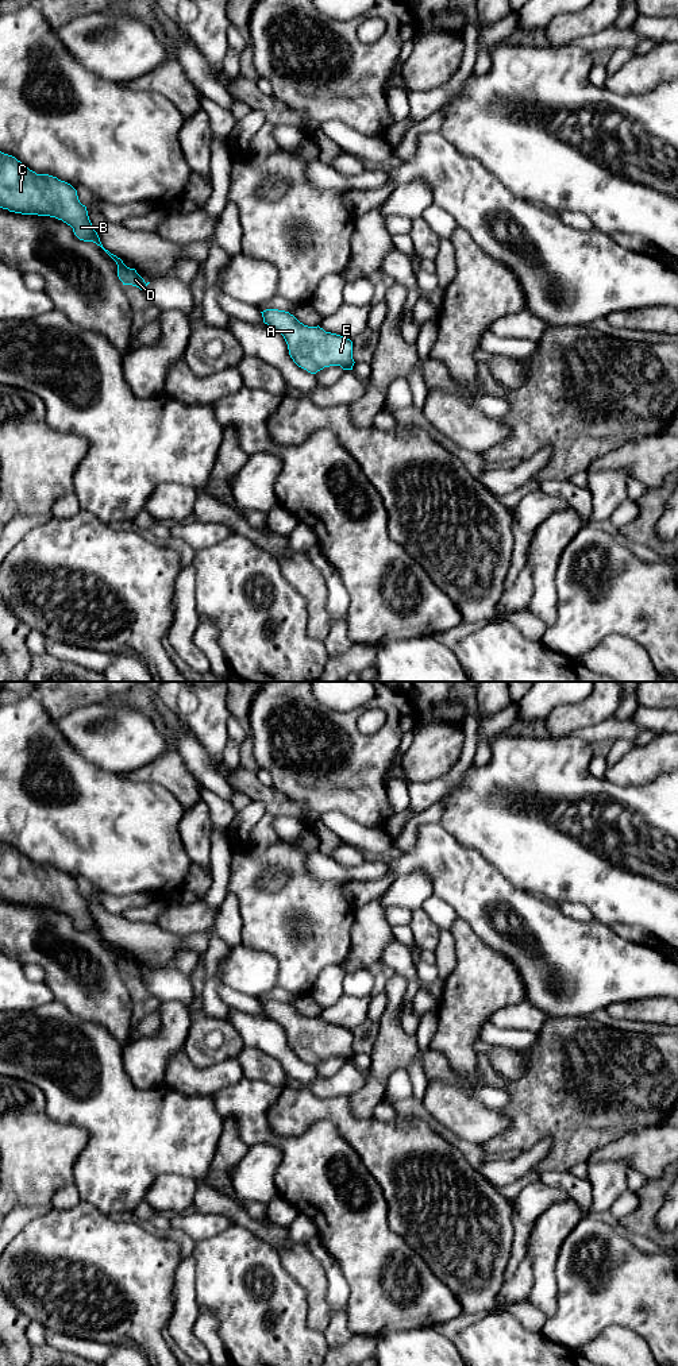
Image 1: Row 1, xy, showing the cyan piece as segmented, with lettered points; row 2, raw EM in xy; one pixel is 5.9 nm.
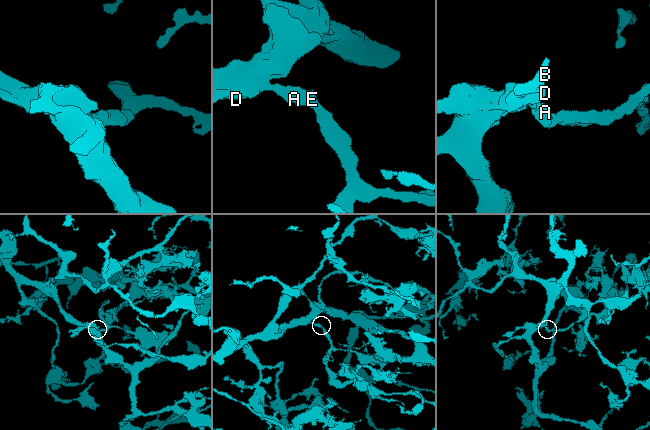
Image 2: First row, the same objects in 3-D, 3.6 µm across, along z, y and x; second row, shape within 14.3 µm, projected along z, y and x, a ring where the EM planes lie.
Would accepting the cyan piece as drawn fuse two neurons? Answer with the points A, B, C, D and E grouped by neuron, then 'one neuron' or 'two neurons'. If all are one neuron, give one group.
groups A B C D E; one neuron

